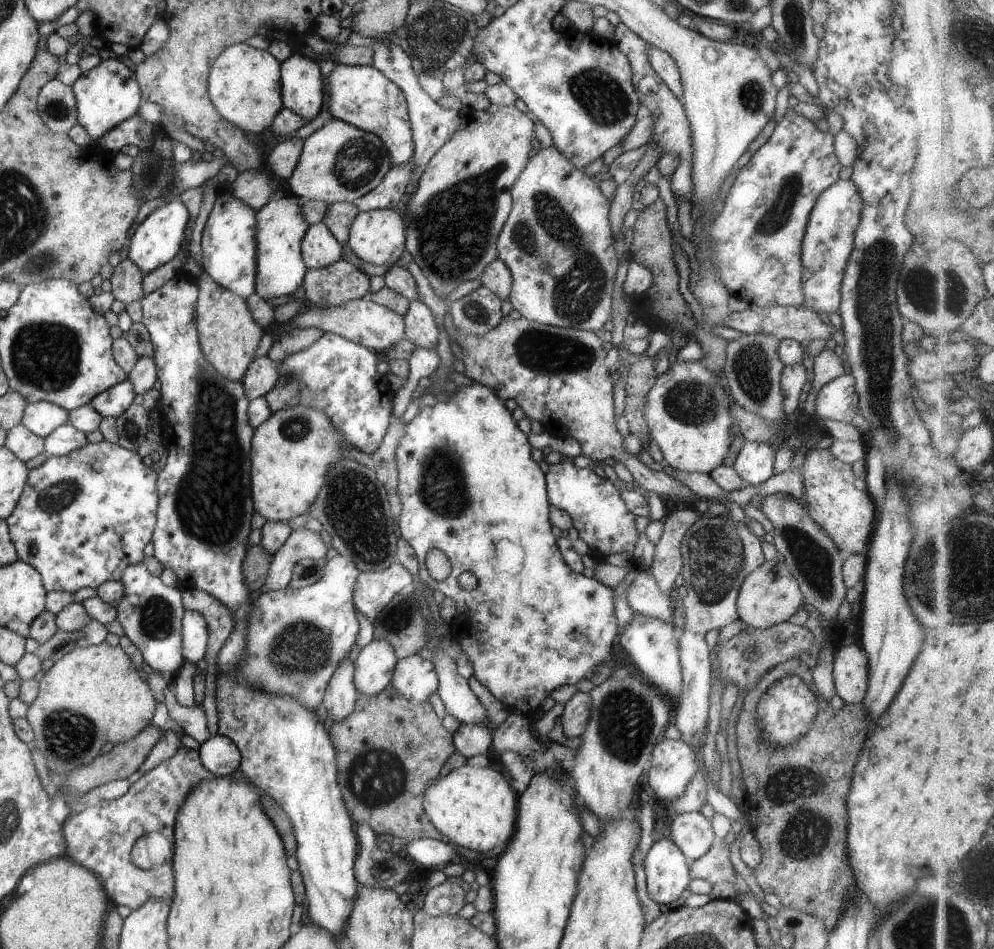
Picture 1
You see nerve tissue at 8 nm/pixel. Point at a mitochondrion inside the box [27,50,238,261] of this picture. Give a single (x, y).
(56, 111)

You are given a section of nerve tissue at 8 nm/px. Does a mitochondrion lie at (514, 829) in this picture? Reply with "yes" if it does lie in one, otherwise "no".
no

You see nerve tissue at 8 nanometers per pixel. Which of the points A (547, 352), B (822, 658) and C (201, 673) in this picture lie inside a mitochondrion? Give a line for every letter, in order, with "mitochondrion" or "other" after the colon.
A: mitochondrion
B: other
C: other

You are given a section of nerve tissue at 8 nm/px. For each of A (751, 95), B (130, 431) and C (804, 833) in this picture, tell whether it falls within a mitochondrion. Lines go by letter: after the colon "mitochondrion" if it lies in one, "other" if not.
A: mitochondrion
B: mitochondrion
C: mitochondrion

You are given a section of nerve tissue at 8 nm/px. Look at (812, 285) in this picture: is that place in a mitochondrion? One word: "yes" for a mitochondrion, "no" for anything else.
no

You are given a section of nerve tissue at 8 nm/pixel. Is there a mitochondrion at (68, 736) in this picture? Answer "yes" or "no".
yes

